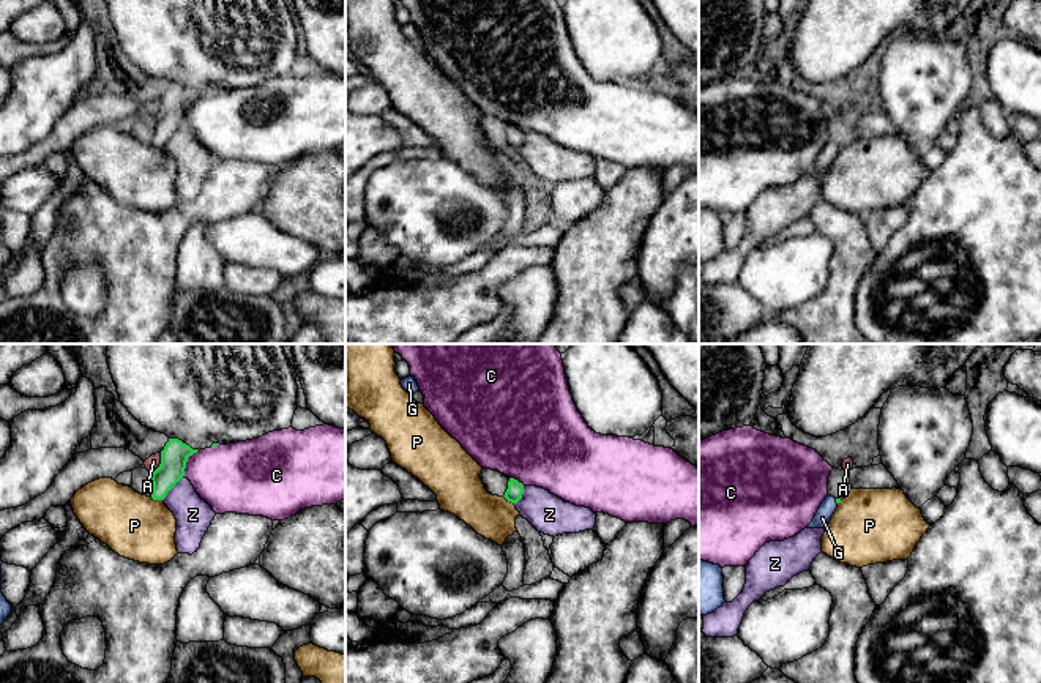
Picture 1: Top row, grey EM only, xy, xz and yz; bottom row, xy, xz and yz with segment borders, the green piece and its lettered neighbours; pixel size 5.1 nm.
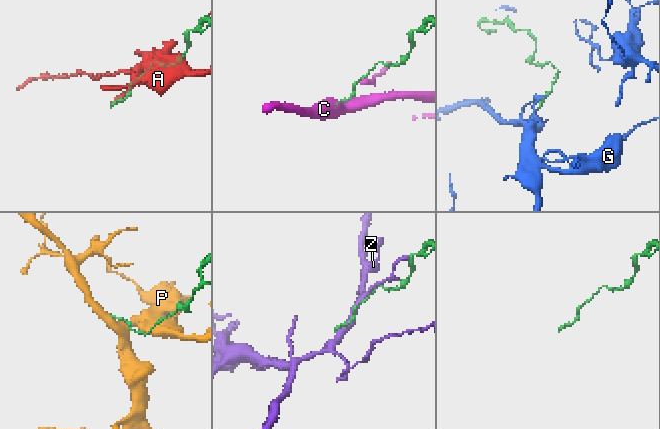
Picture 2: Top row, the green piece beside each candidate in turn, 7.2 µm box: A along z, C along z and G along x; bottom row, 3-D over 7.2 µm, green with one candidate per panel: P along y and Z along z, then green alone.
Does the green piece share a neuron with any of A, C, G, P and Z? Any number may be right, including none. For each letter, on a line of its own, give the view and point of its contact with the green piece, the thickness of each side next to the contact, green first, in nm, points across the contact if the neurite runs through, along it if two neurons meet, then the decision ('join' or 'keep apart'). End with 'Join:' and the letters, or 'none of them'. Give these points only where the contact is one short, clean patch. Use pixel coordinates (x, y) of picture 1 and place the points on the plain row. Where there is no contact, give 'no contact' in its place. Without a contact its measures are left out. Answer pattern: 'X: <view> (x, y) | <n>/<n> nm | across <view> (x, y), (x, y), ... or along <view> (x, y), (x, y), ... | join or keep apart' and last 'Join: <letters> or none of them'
A: xy (160, 111) | 140/70 nm | keep apart
C: xy (186, 108) | 140/360 nm | keep apart
G: yz (836, 149) | 20/90 nm | across yz (838, 147), (836, 149), (822, 164) | join
P: xy (156, 145) | 140/320 nm | along xy (150, 144), (163, 147) | keep apart
Z: xy (172, 133) | 140/180 nm | keep apart
Join: G

